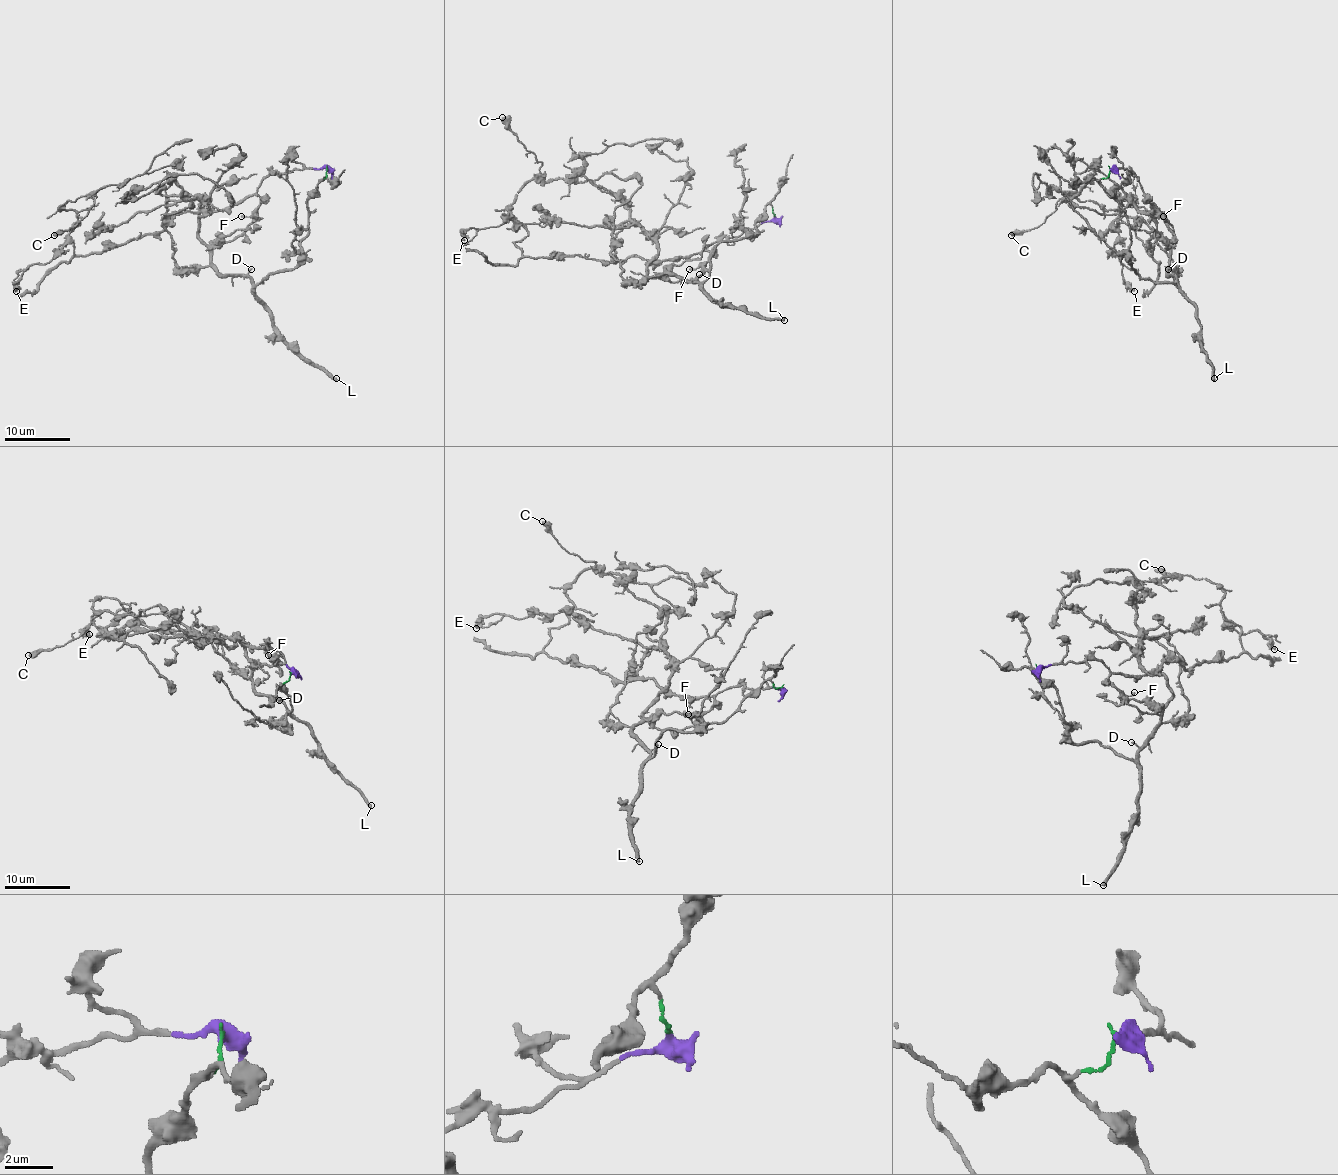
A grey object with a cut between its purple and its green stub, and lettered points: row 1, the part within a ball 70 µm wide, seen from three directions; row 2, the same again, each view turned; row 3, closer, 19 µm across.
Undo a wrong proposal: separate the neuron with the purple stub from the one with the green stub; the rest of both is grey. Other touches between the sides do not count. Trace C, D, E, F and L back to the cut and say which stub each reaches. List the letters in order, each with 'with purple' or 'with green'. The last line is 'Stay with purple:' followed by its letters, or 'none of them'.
C: with purple
D: with green
E: with purple
F: with purple
L: with green
Stay with purple: C, E, F

